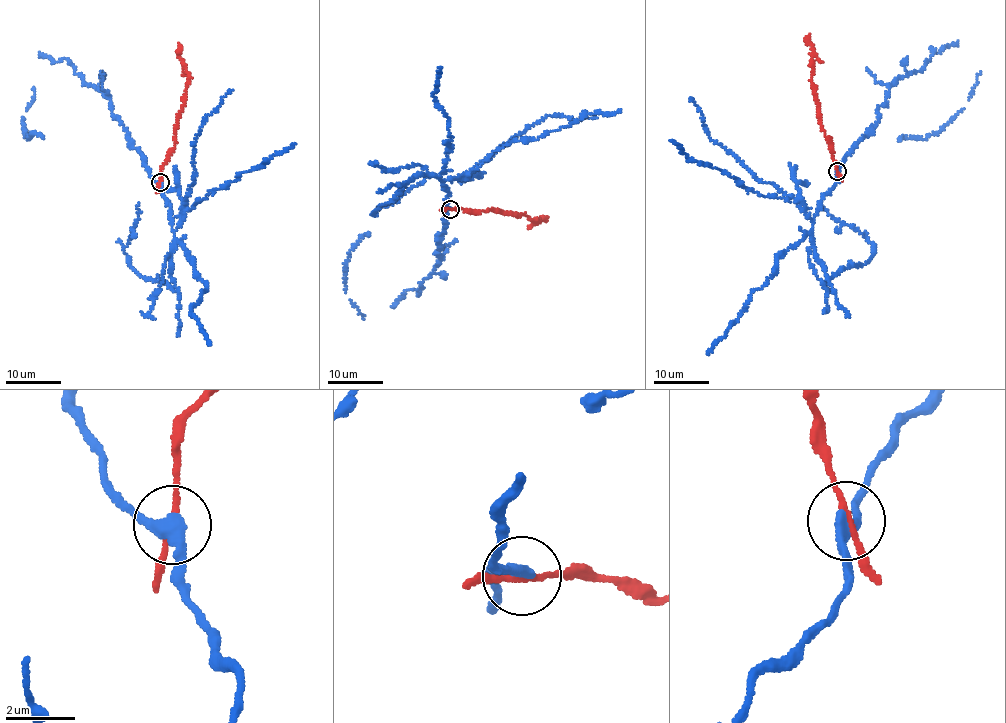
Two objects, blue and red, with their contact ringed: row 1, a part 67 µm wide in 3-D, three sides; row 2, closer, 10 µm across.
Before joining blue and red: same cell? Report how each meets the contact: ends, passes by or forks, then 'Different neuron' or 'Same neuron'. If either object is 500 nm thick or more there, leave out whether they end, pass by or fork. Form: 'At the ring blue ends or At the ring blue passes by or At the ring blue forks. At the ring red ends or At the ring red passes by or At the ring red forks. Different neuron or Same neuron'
At the ring blue passes by. At the ring red passes by. Different neuron

